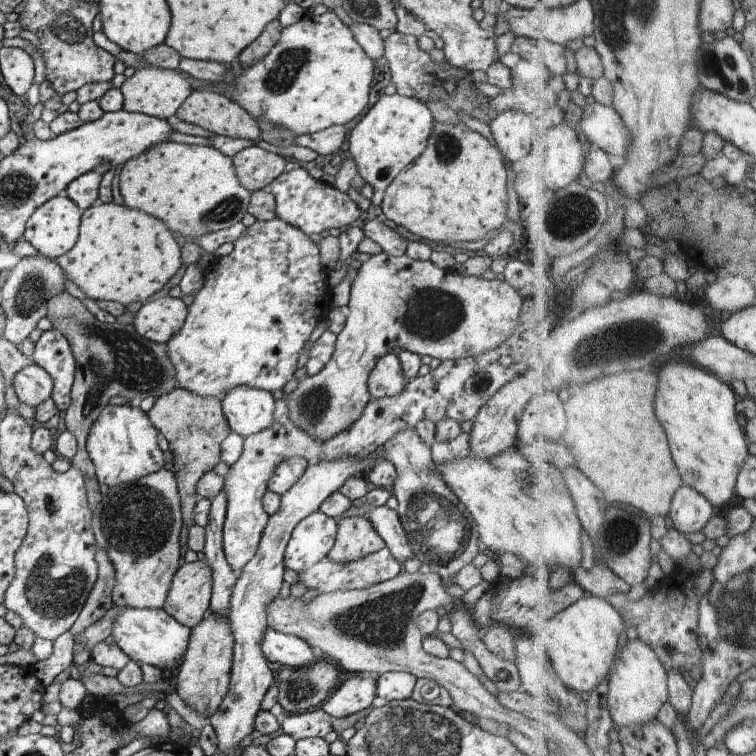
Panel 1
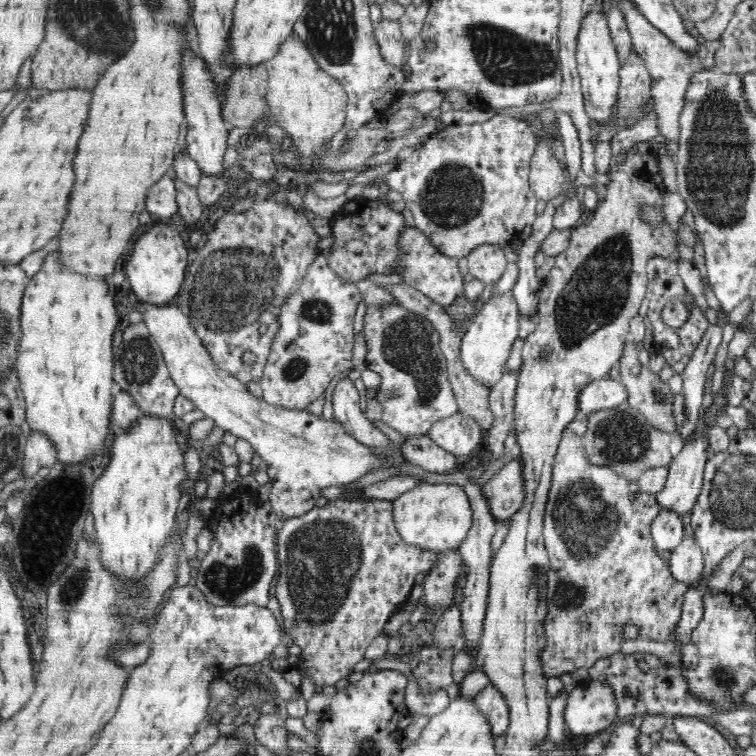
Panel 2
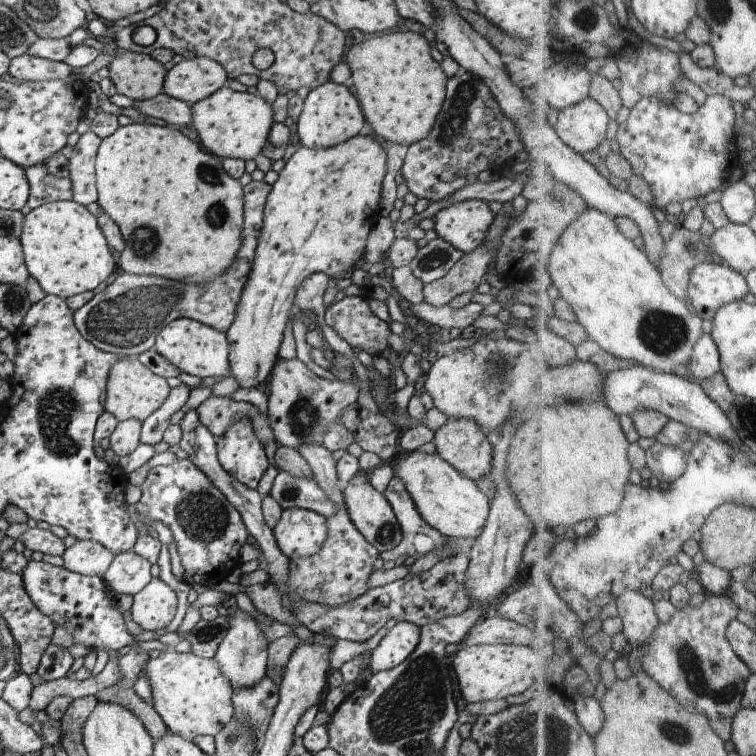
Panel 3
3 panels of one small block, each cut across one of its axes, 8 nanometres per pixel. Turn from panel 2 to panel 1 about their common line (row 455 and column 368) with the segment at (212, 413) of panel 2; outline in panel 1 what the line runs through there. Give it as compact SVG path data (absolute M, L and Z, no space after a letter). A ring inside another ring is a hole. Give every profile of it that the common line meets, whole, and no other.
M384 251L370 256L360 263L359 272L351 284L349 303L345 308L346 322L337 335L334 352L322 370L308 375L285 399L290 422L302 428L312 438L326 442L334 435L348 430L366 408L370 400L368 377L380 358L387 354L410 351L418 356L430 356L439 360L472 358L498 348L513 335L519 323L523 298L506 280L488 280L478 276L462 276L438 268L427 261L415 261L405 254L388 256Z

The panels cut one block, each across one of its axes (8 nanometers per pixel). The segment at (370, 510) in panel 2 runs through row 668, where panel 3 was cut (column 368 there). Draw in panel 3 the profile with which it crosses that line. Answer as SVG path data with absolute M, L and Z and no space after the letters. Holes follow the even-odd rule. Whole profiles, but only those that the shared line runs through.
M351 295L338 302L333 302L326 307L324 320L330 328L333 328L340 337L348 342L351 348L359 348L372 356L382 355L384 348L390 348L386 340L391 333L388 324L372 313L365 295Z

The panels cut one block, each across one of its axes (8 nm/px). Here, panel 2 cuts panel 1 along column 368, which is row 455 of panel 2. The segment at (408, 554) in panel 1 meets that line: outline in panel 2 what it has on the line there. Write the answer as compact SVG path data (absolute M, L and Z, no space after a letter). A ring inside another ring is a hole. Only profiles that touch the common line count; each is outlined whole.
M513 452L512 460L502 466L498 474L484 484L482 489L490 513L494 515L498 526L503 521L510 522L512 515L522 506L526 495L520 454Z

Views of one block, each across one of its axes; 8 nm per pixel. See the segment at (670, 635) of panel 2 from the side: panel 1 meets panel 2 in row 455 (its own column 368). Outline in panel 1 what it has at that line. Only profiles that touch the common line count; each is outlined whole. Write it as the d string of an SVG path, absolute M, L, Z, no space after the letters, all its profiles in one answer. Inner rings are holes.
M388 547L378 550L364 559L352 560L352 562L332 562L328 556L322 558L320 562L310 566L308 570L302 570L298 573L298 582L304 584L308 590L318 589L319 594L338 592L340 590L354 590L368 588L380 584L381 582L392 580L403 571L401 565L395 558Z

